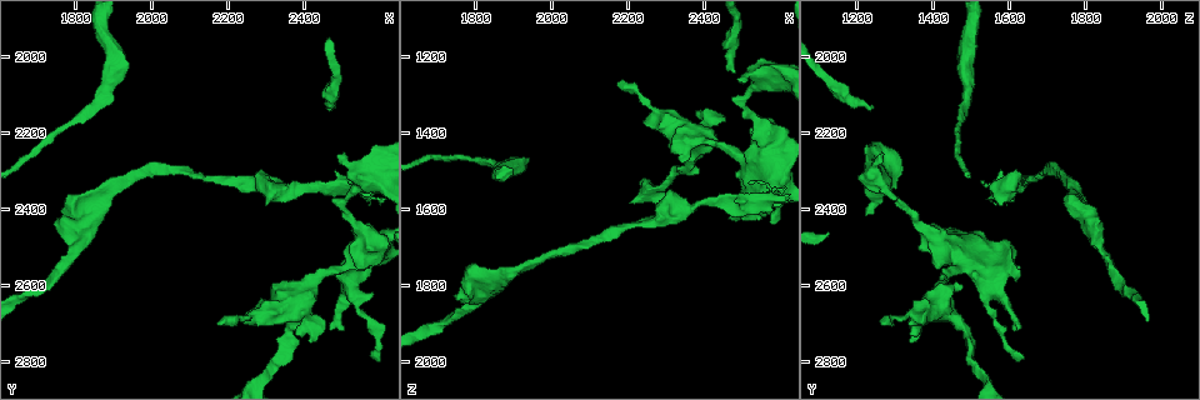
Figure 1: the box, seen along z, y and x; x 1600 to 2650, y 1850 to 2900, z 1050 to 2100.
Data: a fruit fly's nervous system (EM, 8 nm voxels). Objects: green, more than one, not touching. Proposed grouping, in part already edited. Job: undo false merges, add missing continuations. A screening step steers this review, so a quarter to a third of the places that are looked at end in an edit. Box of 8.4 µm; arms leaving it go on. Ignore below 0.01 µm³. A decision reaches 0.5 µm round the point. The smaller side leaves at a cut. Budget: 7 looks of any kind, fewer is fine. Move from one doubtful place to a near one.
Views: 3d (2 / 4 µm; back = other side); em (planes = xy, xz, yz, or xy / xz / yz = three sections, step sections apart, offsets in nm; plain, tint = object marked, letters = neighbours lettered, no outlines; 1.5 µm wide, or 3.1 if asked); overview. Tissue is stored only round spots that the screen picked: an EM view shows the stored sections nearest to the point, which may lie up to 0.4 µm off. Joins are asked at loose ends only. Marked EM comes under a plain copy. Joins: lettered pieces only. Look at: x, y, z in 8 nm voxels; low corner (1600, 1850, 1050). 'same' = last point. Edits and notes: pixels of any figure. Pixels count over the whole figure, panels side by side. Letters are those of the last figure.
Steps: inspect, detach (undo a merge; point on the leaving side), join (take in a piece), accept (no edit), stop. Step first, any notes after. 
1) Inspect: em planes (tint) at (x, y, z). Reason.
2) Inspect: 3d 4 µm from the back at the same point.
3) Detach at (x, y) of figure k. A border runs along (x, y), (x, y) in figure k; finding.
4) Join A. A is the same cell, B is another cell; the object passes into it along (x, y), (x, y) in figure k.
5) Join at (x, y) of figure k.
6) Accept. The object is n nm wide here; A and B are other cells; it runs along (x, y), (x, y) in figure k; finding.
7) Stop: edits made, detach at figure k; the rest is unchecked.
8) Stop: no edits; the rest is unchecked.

Inspect: 3d 4 µm at (2310, 2340, 1590). Thick turns thin.

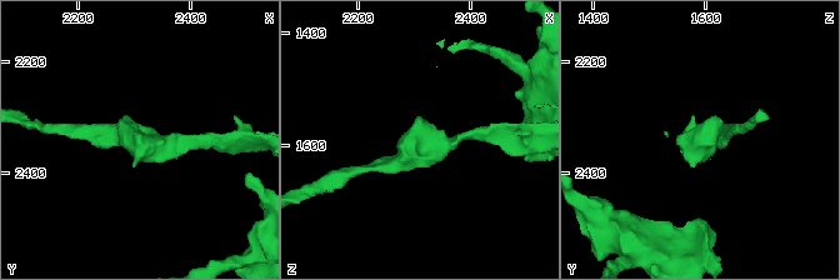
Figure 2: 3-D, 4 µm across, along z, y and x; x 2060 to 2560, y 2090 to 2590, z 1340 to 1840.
Inspect: em xz step 4 (tint) at (2305, 2345, 1595).

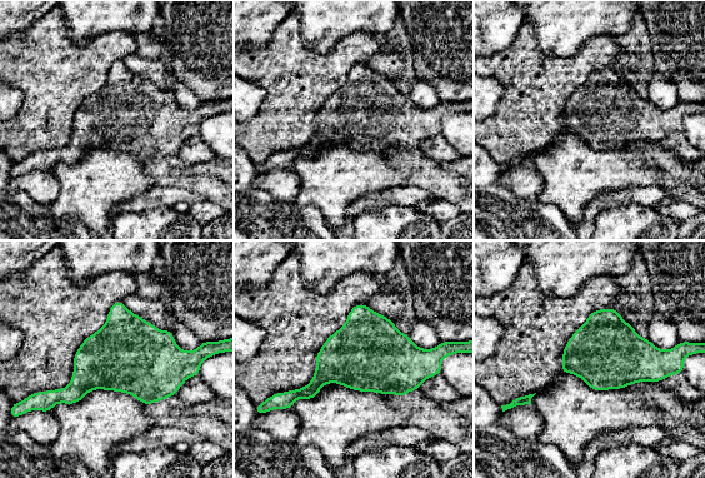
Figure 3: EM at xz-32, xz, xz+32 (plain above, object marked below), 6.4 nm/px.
Inspect: em planes (letters) at the same point. Another direction.

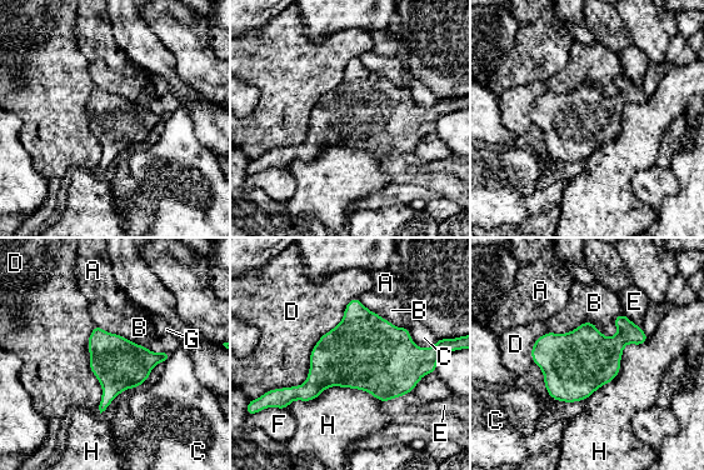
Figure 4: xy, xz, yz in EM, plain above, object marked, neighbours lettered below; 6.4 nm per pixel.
Accept. The longest contact is with D, 850 nm; A, B, C, D, E, F, G and H are other cells; one cell here.

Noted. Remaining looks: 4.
Inspect: 3d 2 µm at (2555, 2325, 1270). Three arms meet.

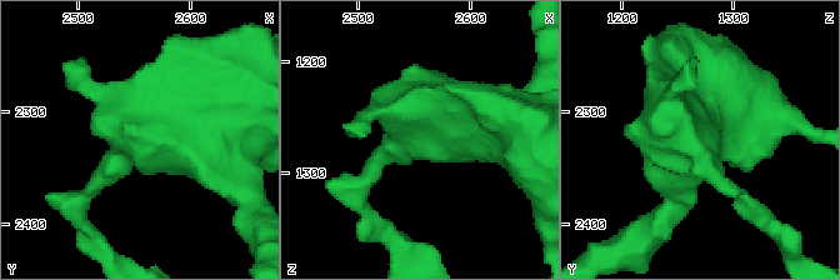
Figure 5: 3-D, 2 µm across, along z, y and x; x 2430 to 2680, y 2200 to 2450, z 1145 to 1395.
Inspect: em yz step 8 (tint) at (2550, 2334, 1268). Need the tissue.

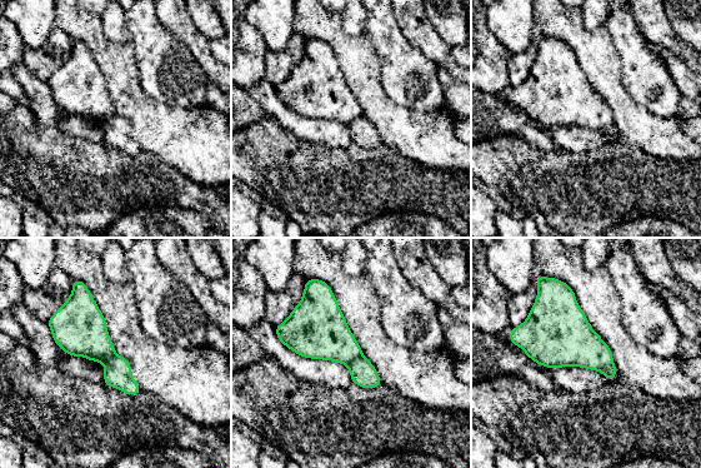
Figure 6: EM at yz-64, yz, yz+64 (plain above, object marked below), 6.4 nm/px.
Inspect: em planes (letters) at the same point.

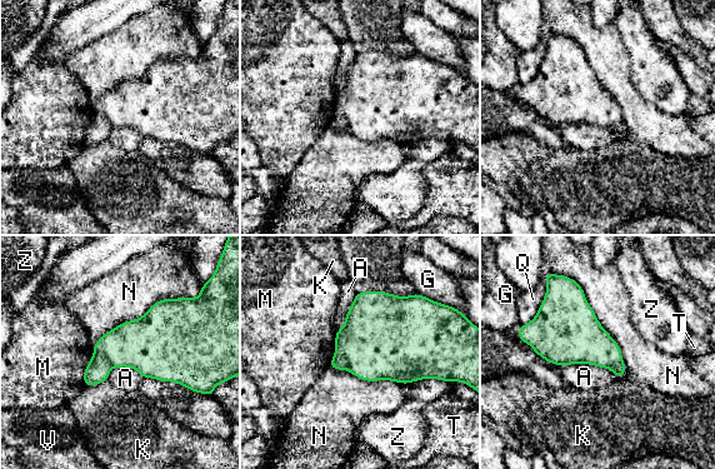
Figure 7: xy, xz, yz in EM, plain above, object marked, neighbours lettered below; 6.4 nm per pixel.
Detach at (139, 344) of figure 7. The object is 300 nm wide here; the longest contact is with N, 700 nm; A, G, K, M, N, Q, T, V and Z are other cells; a second cell is stuck on.

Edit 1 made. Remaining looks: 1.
Stop: edits made, detach at figure 7; the rest is unchecked.

